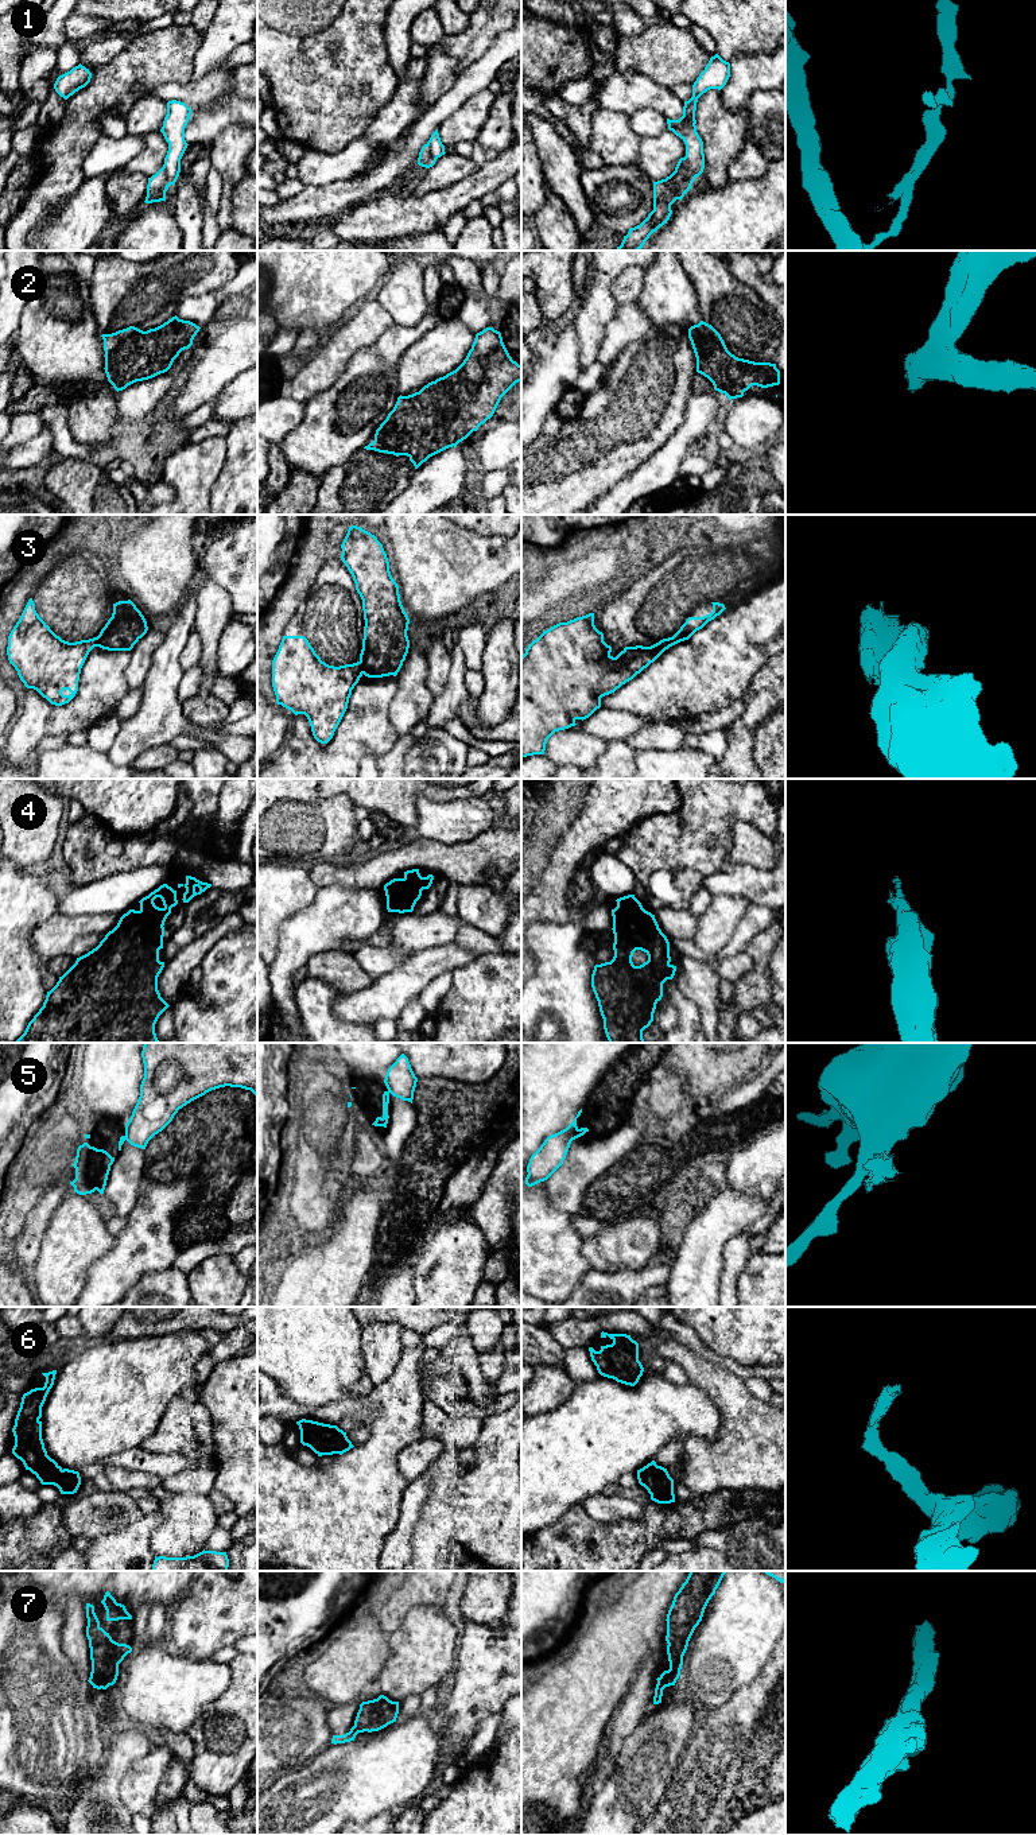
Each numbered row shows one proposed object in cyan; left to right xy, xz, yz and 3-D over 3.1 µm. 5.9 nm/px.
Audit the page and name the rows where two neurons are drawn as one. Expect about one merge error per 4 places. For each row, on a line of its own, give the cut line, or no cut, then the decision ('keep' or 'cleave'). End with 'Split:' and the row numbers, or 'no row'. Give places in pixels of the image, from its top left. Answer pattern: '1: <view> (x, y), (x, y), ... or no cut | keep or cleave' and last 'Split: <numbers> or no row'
1: no cut | keep
2: no cut | keep
3: yz (671, 637), (663, 650) | cleave
4: no cut | keep
5: yz (579, 1129), (575, 1137) | cleave
6: no cut | keep
7: no cut | keep
Split: 3, 5

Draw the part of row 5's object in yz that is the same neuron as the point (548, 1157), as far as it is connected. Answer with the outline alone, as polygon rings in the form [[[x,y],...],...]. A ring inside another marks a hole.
[[[582,1109],[578,1112],[574,1121],[566,1129],[548,1136],[540,1145],[540,1148],[531,1156],[529,1163],[527,1165],[528,1175],[525,1178],[525,1184],[528,1187],[532,1187],[540,1182],[547,1180],[563,1164],[571,1141],[577,1138],[577,1132],[579,1130],[577,1126],[577,1118],[581,1116],[581,1113]]]

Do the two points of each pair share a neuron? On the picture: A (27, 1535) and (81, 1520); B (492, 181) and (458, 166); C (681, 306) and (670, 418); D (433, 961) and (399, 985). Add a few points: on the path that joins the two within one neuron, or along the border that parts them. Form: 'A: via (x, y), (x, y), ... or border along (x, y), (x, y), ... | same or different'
A: border along (61, 1506), (61, 1520), (74, 1537) | different
B: border along (478, 167), (445, 186) | different
C: border along (695, 310), (682, 322), (651, 326) | different
D: via (425, 966), (407, 981) | same

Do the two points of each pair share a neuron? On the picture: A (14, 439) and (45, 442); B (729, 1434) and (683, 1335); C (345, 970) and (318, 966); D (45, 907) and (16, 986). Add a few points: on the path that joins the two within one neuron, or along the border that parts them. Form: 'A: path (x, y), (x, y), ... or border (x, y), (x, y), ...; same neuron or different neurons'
A: border (43, 425), (34, 437), (14, 447); different neurons
B: border (671, 1337), (716, 1364); different neurons
C: path (338, 969), (325, 966); same neuron
D: path (24, 924), (16, 932), (16, 966); same neuron

